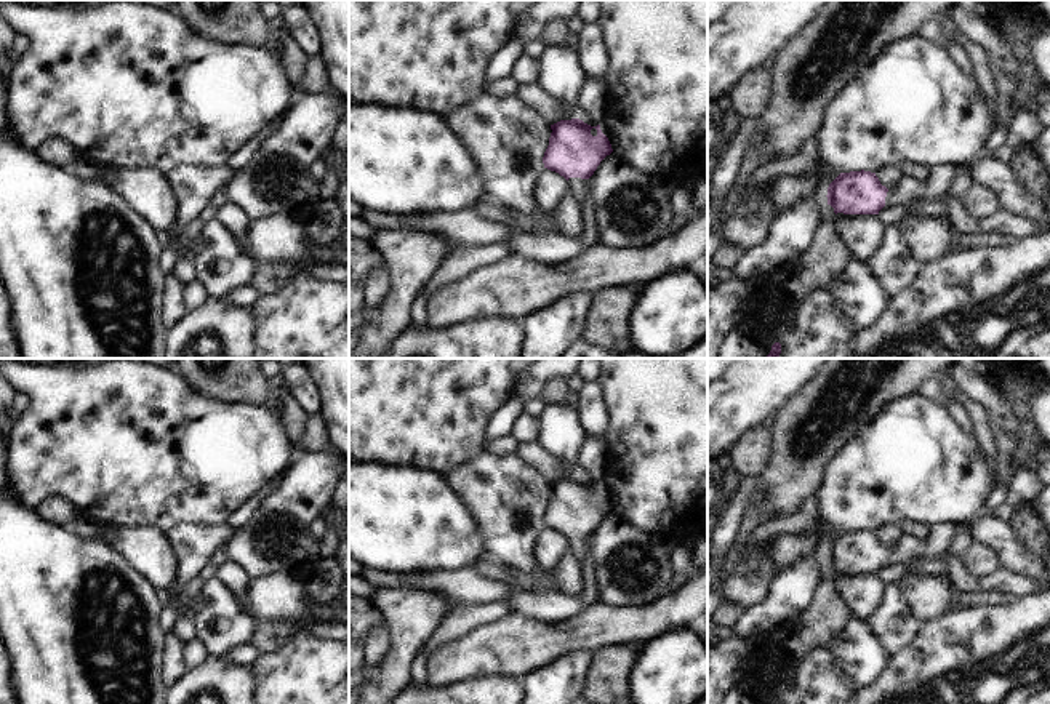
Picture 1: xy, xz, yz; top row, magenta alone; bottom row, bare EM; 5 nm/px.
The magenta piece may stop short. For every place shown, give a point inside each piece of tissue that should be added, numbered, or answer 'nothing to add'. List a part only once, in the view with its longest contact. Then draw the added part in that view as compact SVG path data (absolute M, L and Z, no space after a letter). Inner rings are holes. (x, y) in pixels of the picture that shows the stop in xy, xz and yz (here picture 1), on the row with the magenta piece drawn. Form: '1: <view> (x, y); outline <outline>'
1: xz (575, 184); outline M570 178L567 182L568 182L568 189L571 190L575 200L579 203L581 198L583 198L584 179L581 179L581 178Z

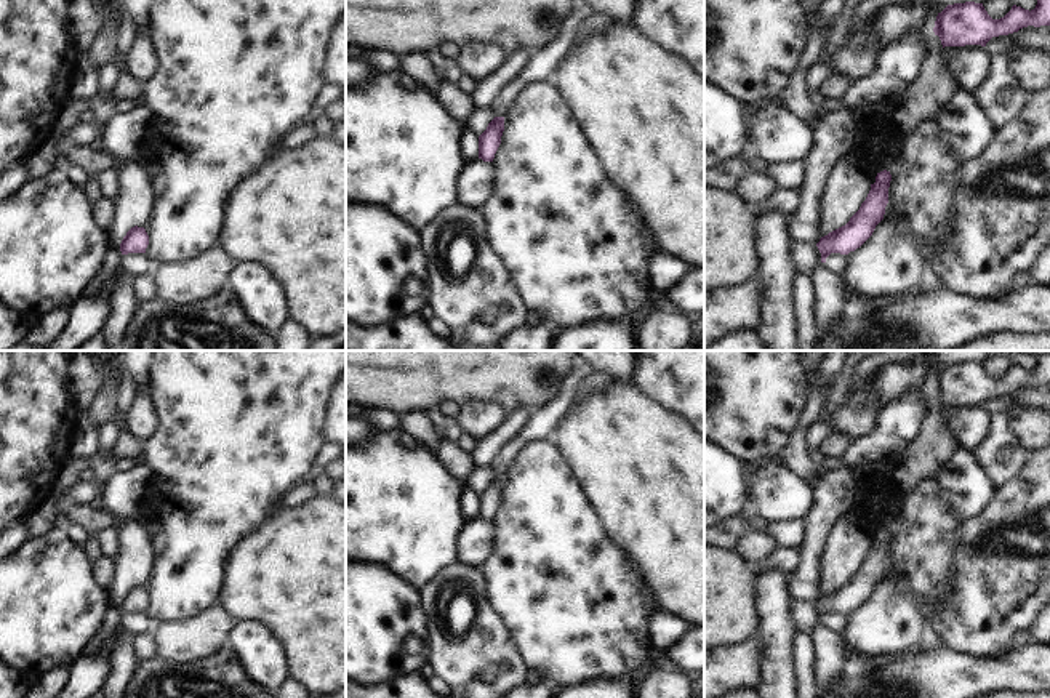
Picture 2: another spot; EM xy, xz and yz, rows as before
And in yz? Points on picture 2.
nothing to add

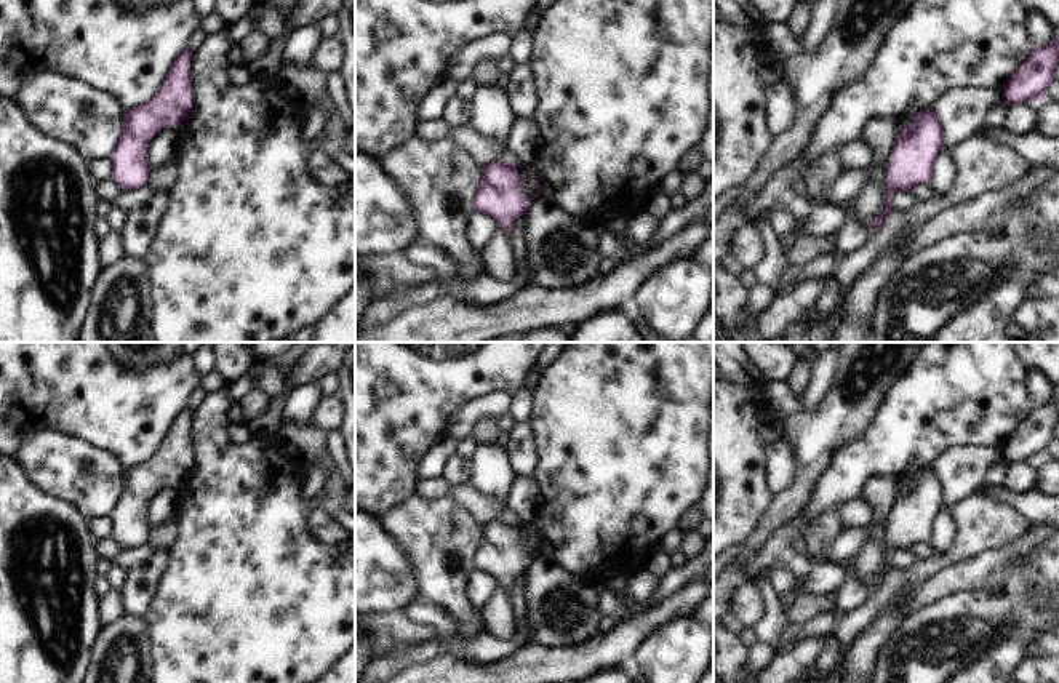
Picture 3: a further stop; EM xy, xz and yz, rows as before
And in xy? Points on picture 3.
nothing to add

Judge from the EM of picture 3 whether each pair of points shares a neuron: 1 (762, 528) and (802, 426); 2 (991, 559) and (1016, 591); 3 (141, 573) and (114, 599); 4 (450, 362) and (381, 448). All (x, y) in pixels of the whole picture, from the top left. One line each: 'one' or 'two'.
1: one
2: two
3: two
4: one

